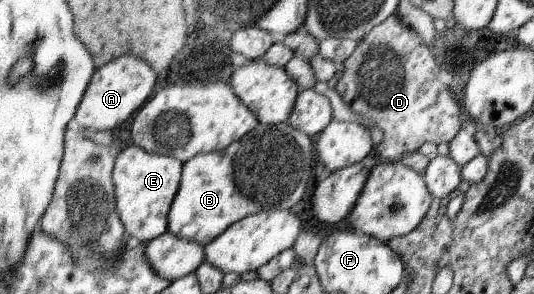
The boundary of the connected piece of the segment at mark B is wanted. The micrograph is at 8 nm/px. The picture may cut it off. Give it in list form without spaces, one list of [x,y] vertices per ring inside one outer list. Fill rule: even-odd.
[[[288,122],[273,126],[259,123],[225,150],[196,154],[183,163],[179,188],[167,218],[167,231],[204,247],[246,216],[267,209],[288,210],[311,190],[315,162],[313,138]]]

